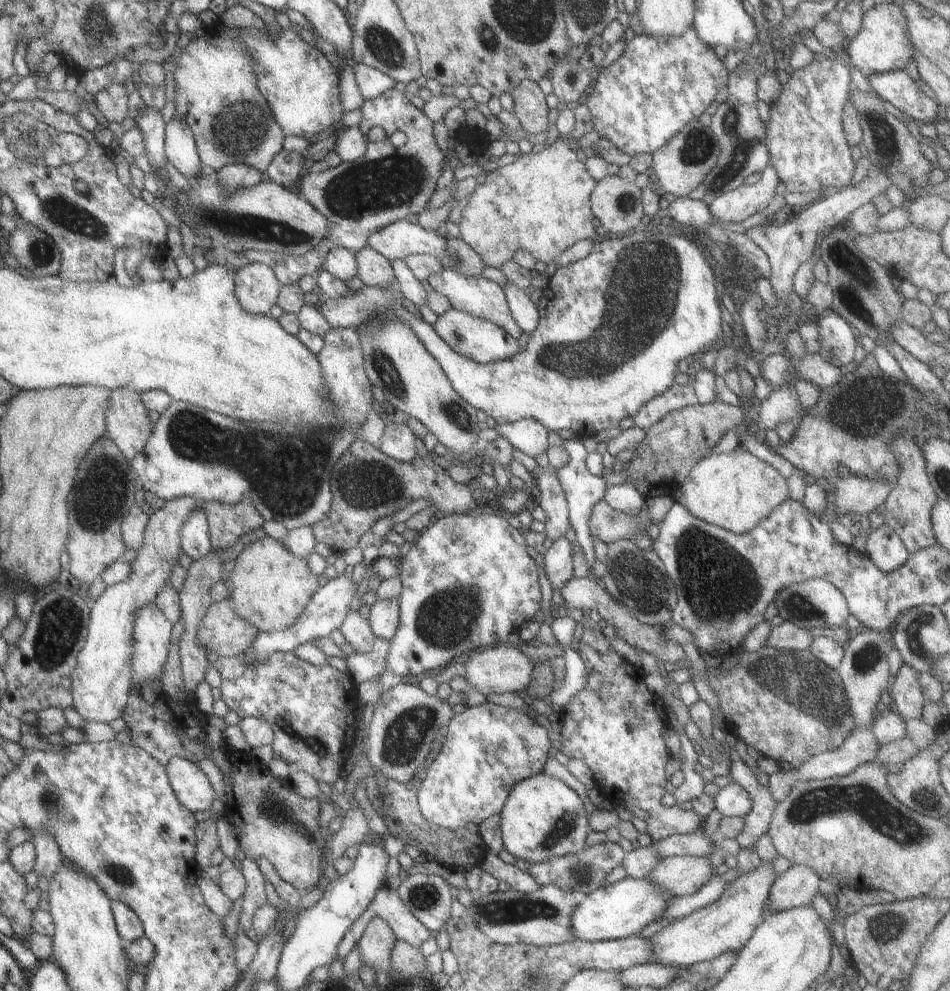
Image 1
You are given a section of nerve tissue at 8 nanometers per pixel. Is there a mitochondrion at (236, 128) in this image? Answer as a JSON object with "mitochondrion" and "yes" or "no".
{"mitochondrion":"yes"}

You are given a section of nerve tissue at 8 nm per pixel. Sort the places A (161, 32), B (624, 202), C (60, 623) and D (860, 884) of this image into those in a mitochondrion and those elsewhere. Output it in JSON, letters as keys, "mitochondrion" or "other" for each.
{"A":"other","B":"other","C":"mitochondrion","D":"other"}

